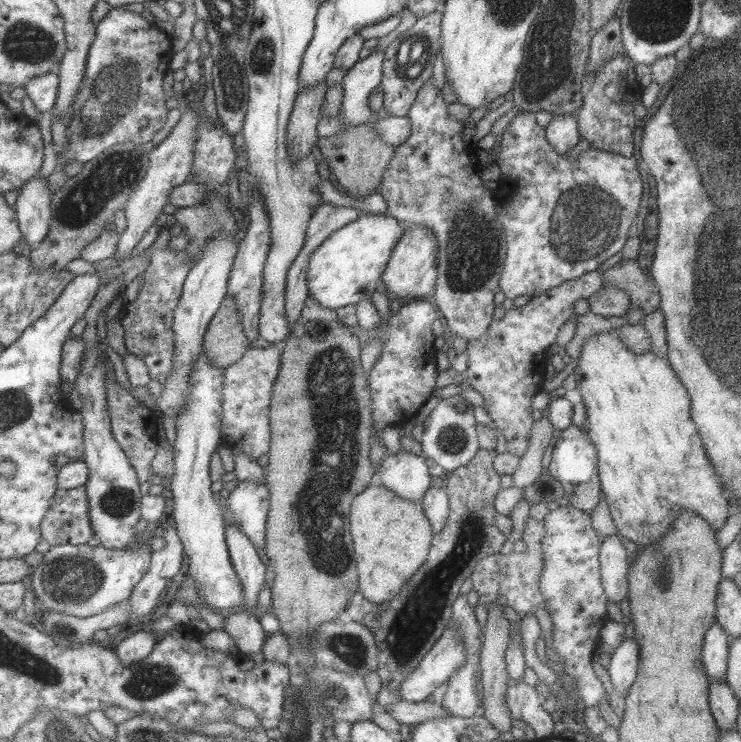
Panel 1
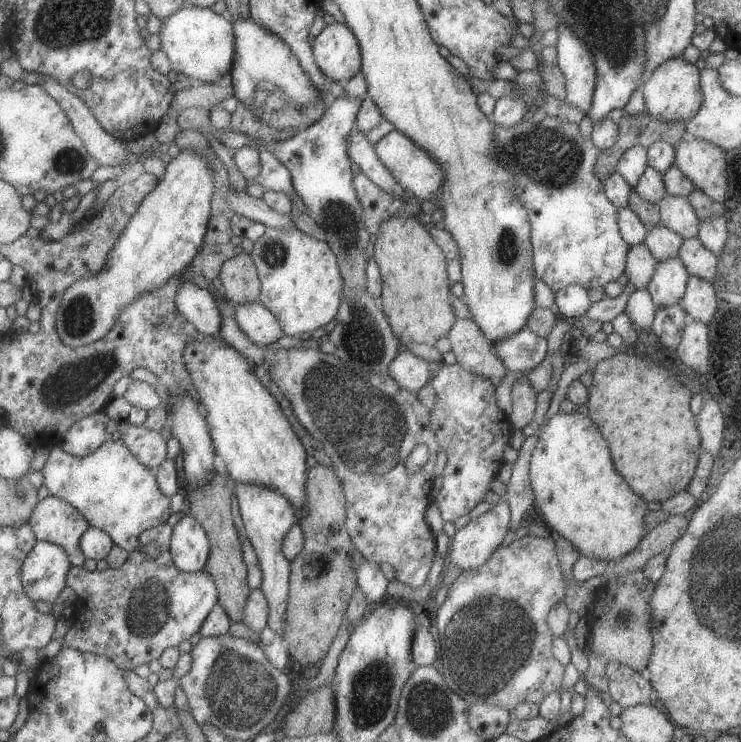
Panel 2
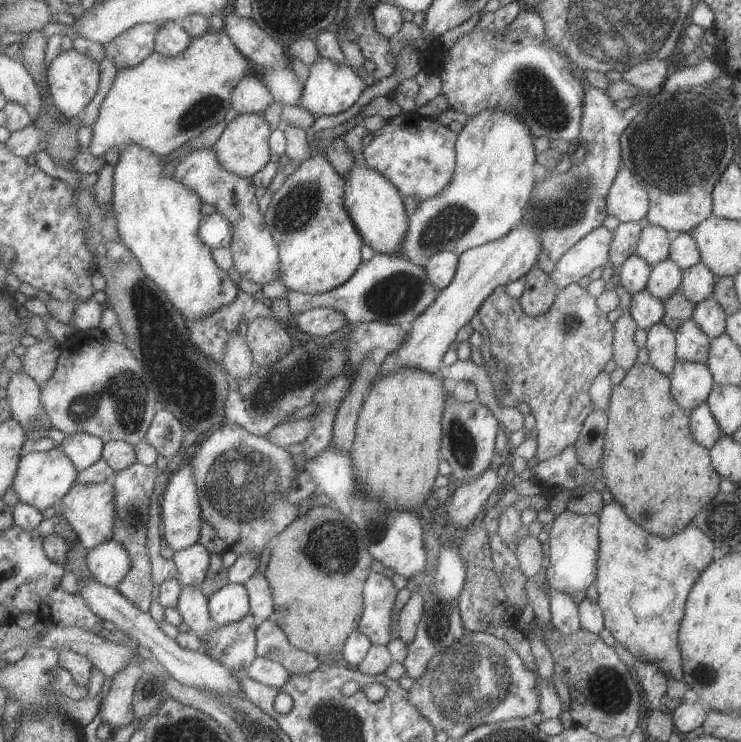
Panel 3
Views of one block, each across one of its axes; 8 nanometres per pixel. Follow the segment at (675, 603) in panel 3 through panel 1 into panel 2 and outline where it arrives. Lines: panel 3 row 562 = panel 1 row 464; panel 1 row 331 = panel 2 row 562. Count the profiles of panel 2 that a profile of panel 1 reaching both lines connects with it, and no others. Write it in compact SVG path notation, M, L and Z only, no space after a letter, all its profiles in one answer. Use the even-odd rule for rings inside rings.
M577 411L571 414L555 412L540 426L538 442L528 461L528 478L534 495L534 506L539 508L555 537L563 537L585 557L596 557L610 564L637 547L647 530L644 526L646 503L638 498L623 478L615 472L607 442L596 425Z

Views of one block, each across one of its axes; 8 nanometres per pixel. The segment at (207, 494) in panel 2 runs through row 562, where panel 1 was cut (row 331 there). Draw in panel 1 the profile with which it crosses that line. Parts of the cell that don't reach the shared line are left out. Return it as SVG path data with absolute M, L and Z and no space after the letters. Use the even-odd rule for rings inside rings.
M228 295L205 336L207 357L223 370L240 362L250 350L250 339L242 321L235 298Z

